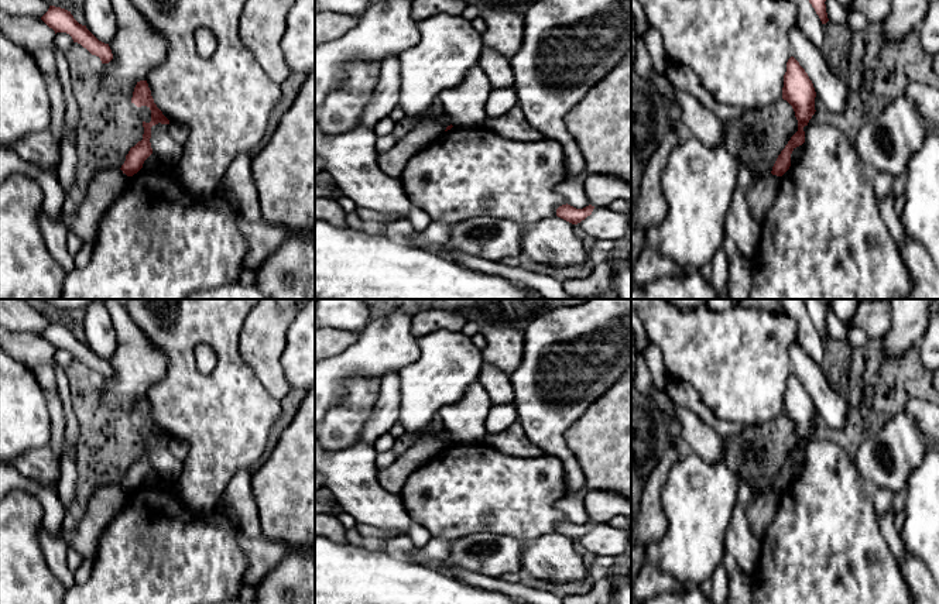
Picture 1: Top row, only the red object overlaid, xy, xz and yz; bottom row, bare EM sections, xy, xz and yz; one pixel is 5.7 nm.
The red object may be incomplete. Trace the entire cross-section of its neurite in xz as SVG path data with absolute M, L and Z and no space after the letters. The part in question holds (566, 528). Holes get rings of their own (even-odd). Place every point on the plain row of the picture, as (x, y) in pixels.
M566 519L556 525L556 532L572 540L578 540L582 536L585 536L587 532L590 532L593 525L594 525L594 522L592 522L592 521L589 521L583 525L576 525Z

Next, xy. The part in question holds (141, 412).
M147 397L137 398L133 408L131 419L134 419L137 423L147 422L151 426L151 437L143 437L143 456L130 464L128 470L126 471L126 477L120 484L127 493L133 493L134 490L137 490L143 484L144 477L152 470L150 459L151 443L158 439L169 440L169 436L154 419Z

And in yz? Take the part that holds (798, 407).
M791 373L787 378L787 388L784 391L782 415L787 416L798 436L798 447L791 453L785 464L778 471L771 490L782 493L791 483L792 467L805 459L803 443L815 430L816 408L812 397L799 378Z

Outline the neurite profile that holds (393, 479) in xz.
M446 429L421 437L405 453L397 456L391 466L377 471L378 483L388 493L400 495L411 473L441 453L448 442L450 433Z

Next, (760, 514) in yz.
M767 490L762 494L758 494L758 497L747 508L746 517L755 538L762 539L777 514L779 501L781 493Z

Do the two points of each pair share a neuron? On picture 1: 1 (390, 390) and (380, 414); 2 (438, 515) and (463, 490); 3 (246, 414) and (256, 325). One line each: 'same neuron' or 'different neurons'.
1: same neuron
2: same neuron
3: different neurons

